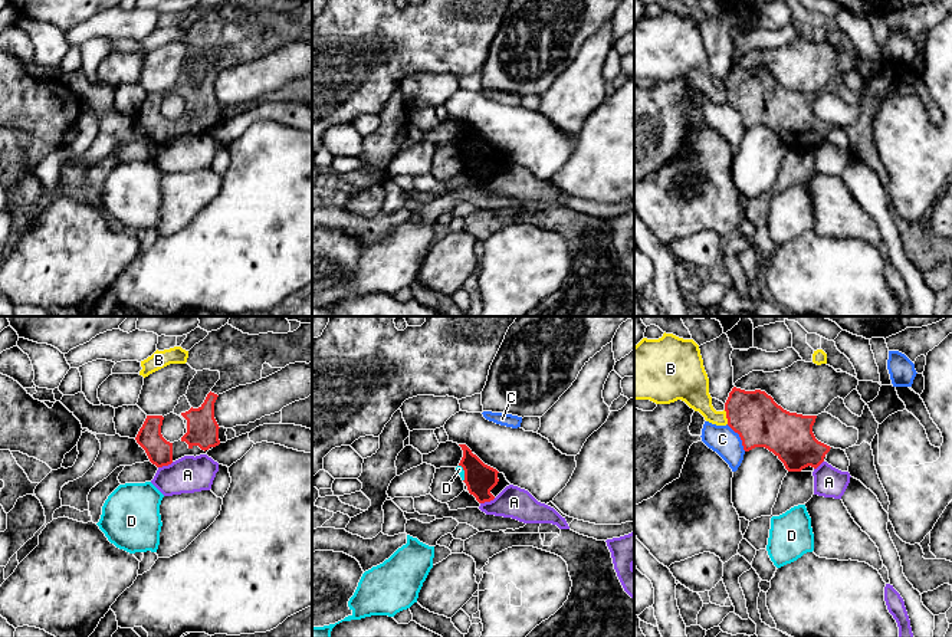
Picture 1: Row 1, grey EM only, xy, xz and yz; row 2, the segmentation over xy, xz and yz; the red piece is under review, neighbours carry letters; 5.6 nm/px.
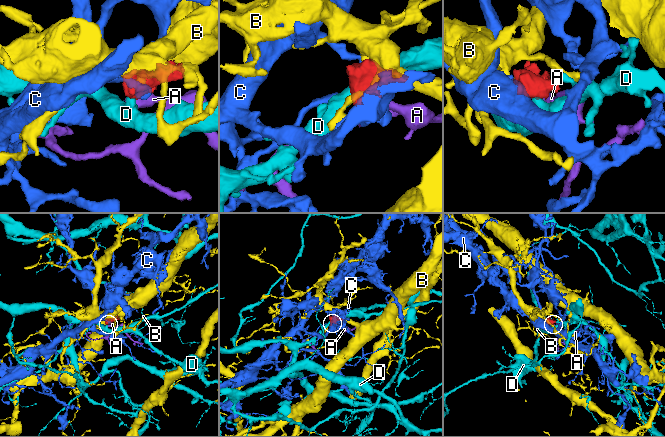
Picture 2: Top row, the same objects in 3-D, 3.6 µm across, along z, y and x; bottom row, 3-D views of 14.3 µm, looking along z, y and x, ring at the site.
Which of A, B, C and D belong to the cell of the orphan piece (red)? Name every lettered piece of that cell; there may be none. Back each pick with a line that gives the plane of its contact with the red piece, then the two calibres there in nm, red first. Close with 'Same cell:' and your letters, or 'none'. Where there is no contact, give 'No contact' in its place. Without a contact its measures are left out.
Same cell: none

